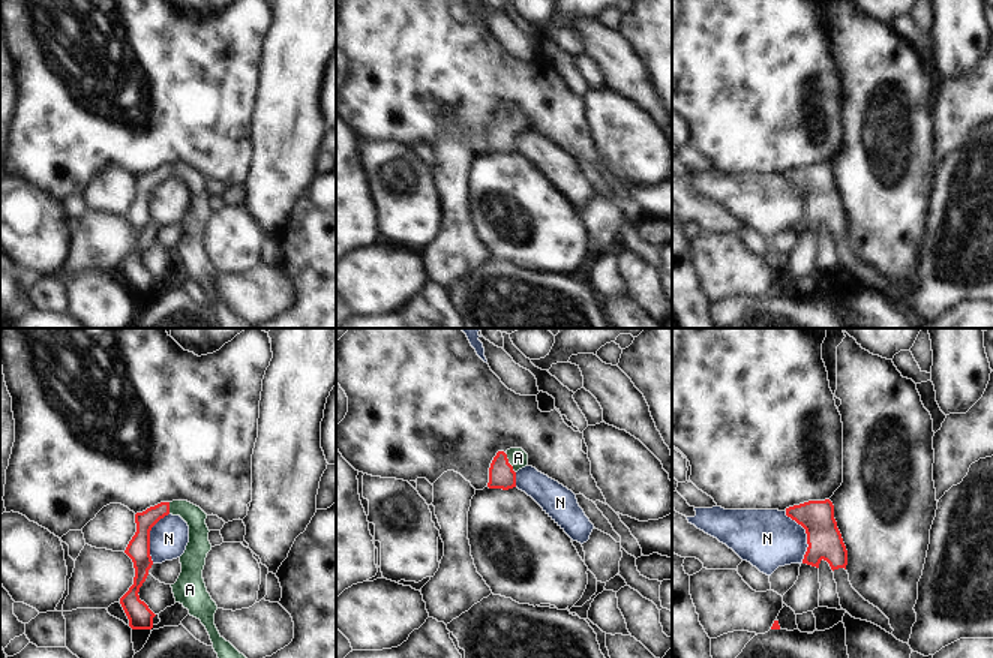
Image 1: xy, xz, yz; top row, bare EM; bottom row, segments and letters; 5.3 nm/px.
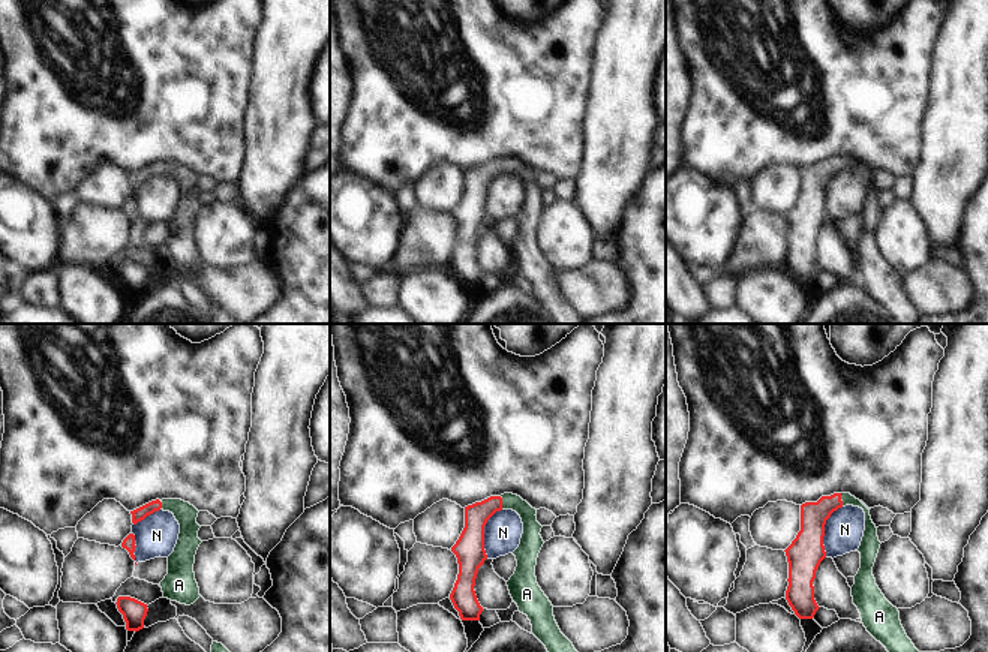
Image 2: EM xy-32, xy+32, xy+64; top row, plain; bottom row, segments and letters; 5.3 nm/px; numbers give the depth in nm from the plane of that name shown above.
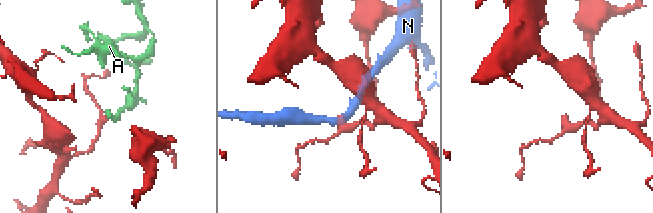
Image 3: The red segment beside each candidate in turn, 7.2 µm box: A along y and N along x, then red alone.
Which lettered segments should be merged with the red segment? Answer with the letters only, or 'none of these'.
A

